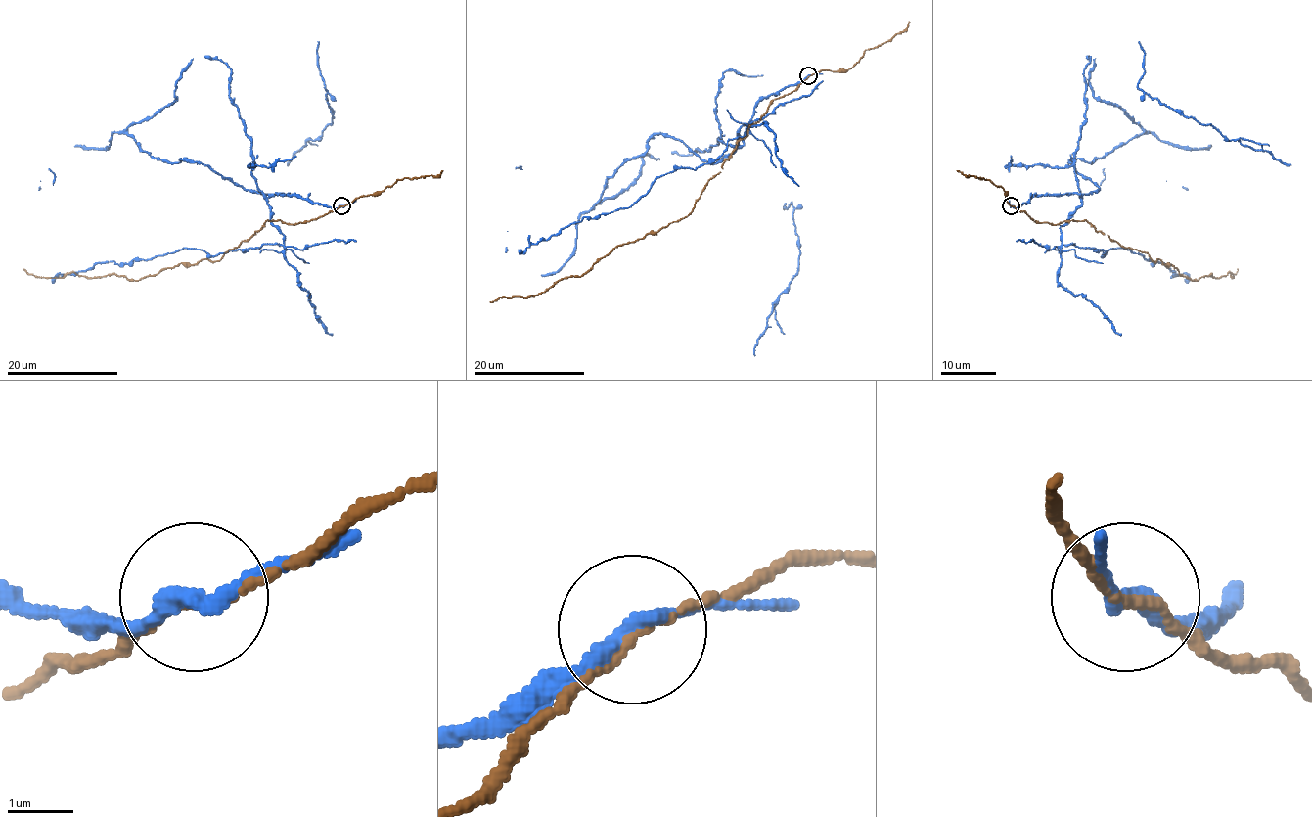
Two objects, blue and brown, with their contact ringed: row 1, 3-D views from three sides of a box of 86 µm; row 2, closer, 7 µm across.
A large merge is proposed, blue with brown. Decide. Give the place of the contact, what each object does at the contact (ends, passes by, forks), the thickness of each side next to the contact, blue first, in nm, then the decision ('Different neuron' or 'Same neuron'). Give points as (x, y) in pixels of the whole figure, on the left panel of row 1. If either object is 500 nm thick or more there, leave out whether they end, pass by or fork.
Place: (341, 205). At the ring blue passes by. At the ring brown passes by. Thickness 240 nm (blue) against 110 nm. Different neuron

